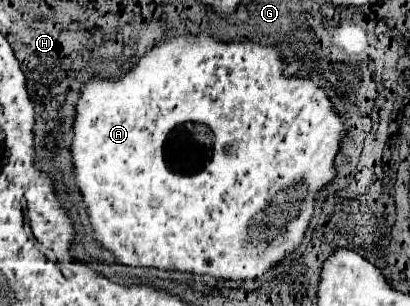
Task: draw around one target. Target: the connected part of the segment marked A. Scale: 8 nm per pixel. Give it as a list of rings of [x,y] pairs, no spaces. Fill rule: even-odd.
[[[183,33],[177,37],[165,37],[151,47],[123,77],[109,79],[103,75],[91,75],[79,89],[73,121],[71,163],[73,179],[83,197],[93,239],[107,251],[113,251],[115,263],[129,267],[155,267],[165,271],[185,271],[193,275],[211,275],[219,281],[255,281],[263,273],[275,269],[297,245],[315,211],[315,195],[323,191],[333,177],[335,157],[341,149],[341,139],[347,135],[347,127],[341,115],[335,111],[327,91],[309,79],[287,77],[283,73],[283,57],[277,49],[259,45],[253,41],[233,41],[223,45],[209,33]],[[269,221],[275,221],[275,227]]]

